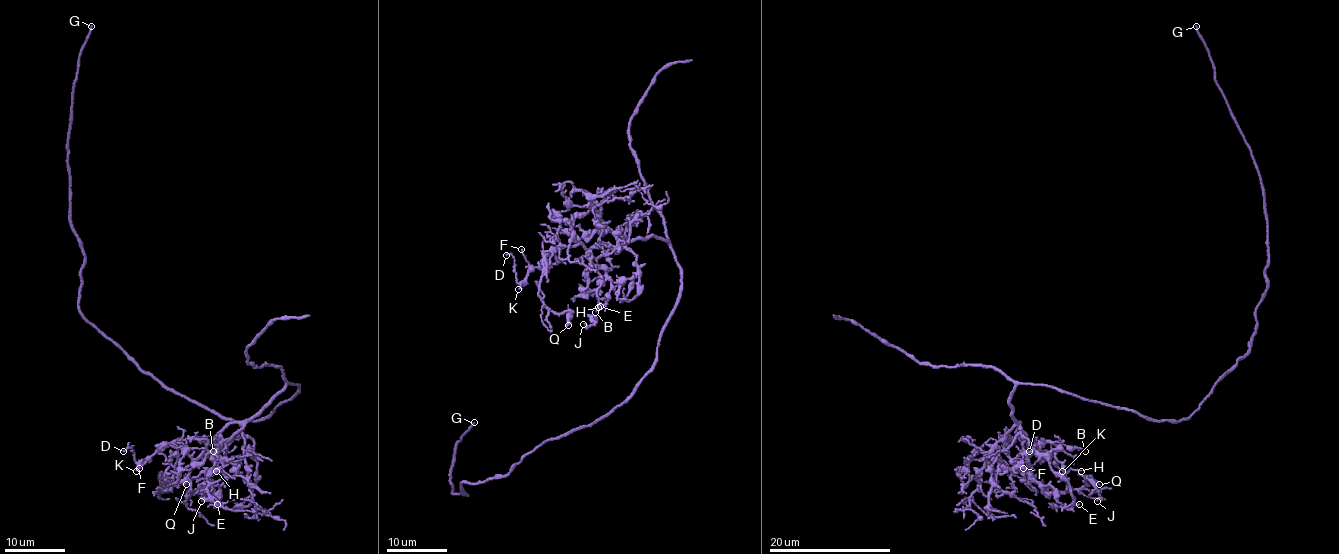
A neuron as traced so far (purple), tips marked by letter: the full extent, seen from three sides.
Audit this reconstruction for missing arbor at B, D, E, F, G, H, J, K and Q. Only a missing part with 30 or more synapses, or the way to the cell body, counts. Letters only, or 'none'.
G

